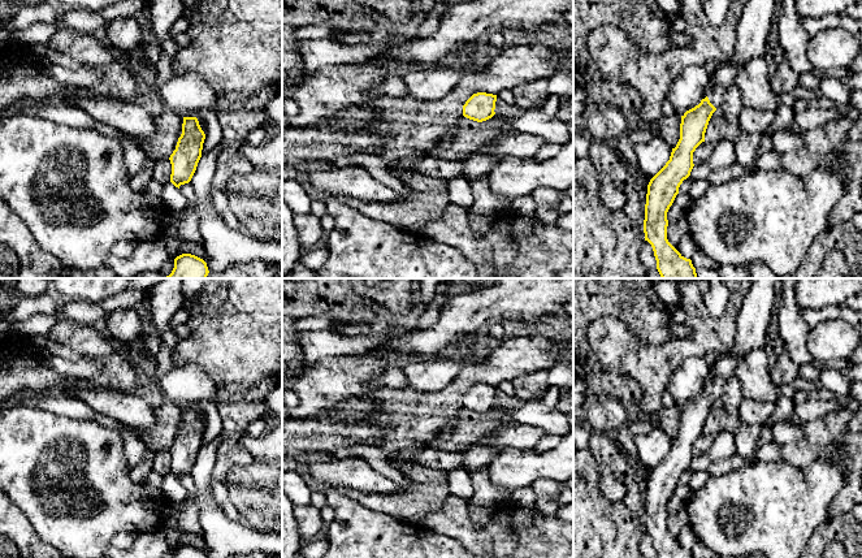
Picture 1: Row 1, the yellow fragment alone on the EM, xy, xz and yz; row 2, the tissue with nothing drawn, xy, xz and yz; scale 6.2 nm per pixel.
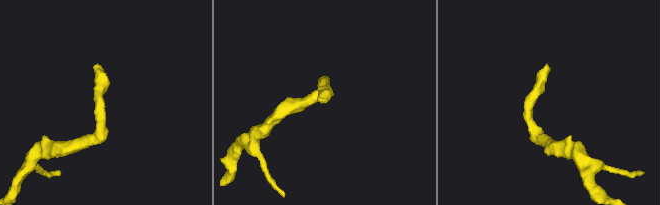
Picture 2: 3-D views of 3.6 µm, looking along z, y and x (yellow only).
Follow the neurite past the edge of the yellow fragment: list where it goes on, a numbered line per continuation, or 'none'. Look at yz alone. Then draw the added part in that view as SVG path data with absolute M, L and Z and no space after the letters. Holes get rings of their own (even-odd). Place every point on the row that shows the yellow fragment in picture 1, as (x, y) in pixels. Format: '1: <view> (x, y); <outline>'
1: yz (753, 29); M748 0L737 23L737 40L732 56L711 75L707 87L710 103L719 109L725 91L735 85L740 66L766 53L772 21L776 18L775 0Z

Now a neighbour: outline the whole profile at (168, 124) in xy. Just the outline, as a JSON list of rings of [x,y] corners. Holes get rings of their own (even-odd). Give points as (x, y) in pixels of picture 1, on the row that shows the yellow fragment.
[[[157,107],[152,109],[152,118],[156,126],[155,137],[150,140],[134,142],[153,161],[169,159],[182,134],[183,117],[170,109]]]

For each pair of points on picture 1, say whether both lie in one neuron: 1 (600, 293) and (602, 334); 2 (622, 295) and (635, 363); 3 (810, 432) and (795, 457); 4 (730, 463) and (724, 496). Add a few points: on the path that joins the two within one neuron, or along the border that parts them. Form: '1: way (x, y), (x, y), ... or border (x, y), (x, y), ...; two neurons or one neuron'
1: border (587, 325), (601, 318), (616, 316), (629, 329); two neurons
2: border (598, 318), (619, 318), (642, 341), (652, 345); two neurons
3: way (810, 438), (801, 450); one neuron
4: border (757, 461), (743, 463), (731, 471), (710, 476); two neurons

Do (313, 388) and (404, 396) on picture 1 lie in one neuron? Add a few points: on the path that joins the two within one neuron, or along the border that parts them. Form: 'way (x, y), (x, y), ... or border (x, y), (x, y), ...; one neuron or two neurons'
border (378, 390), (375, 397), (378, 412), (372, 423); two neurons

